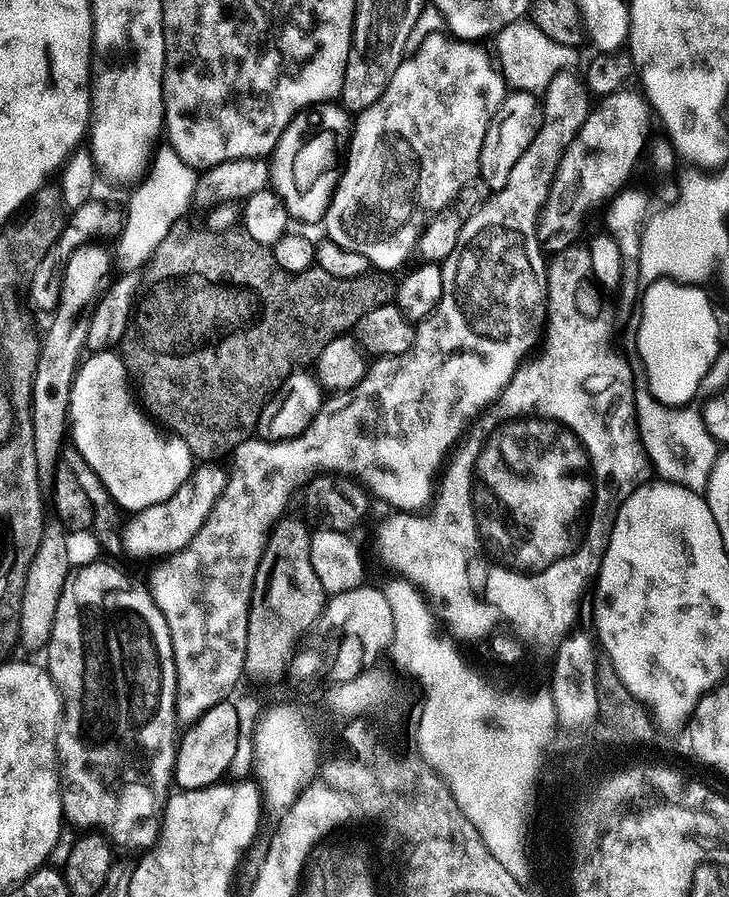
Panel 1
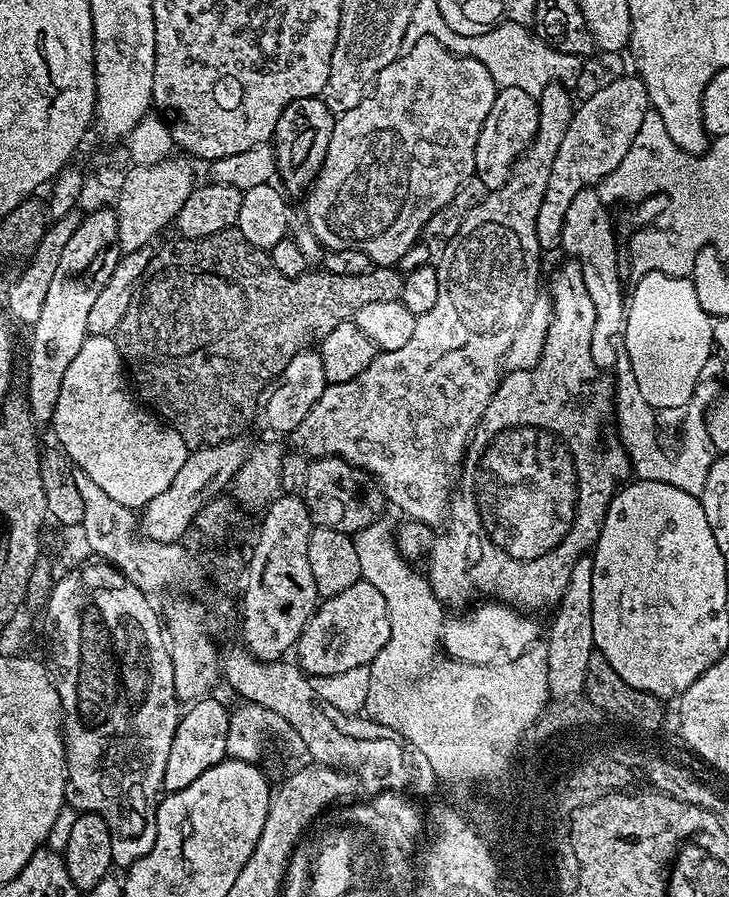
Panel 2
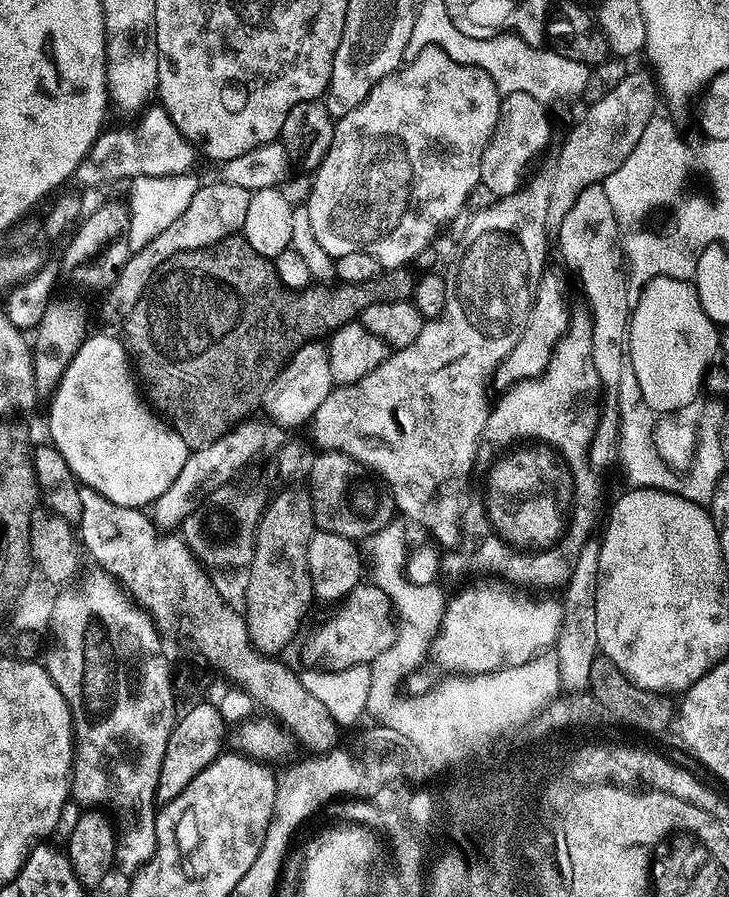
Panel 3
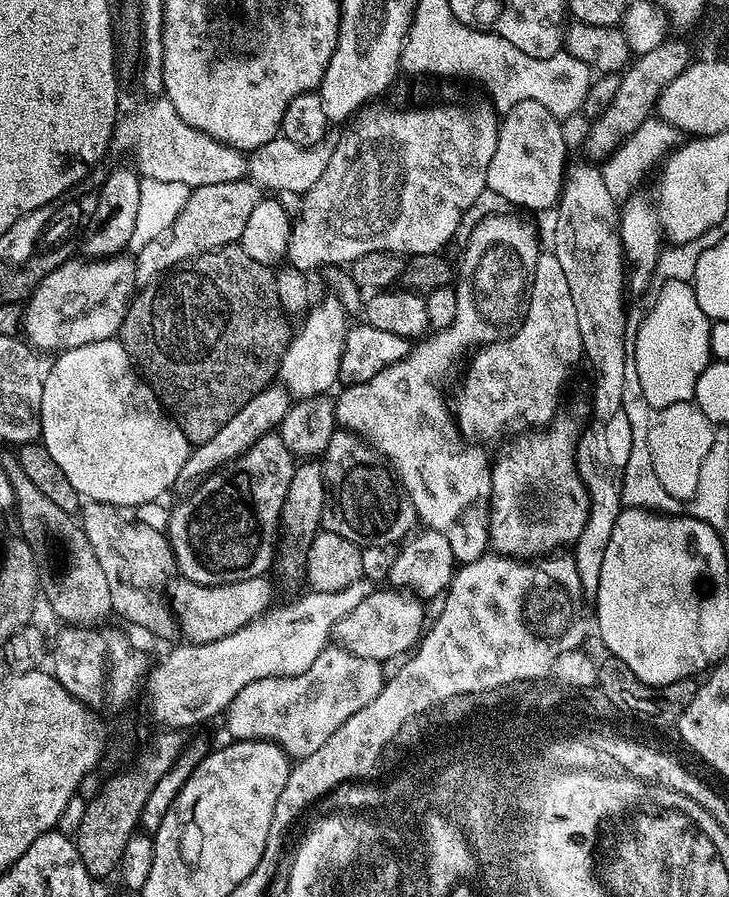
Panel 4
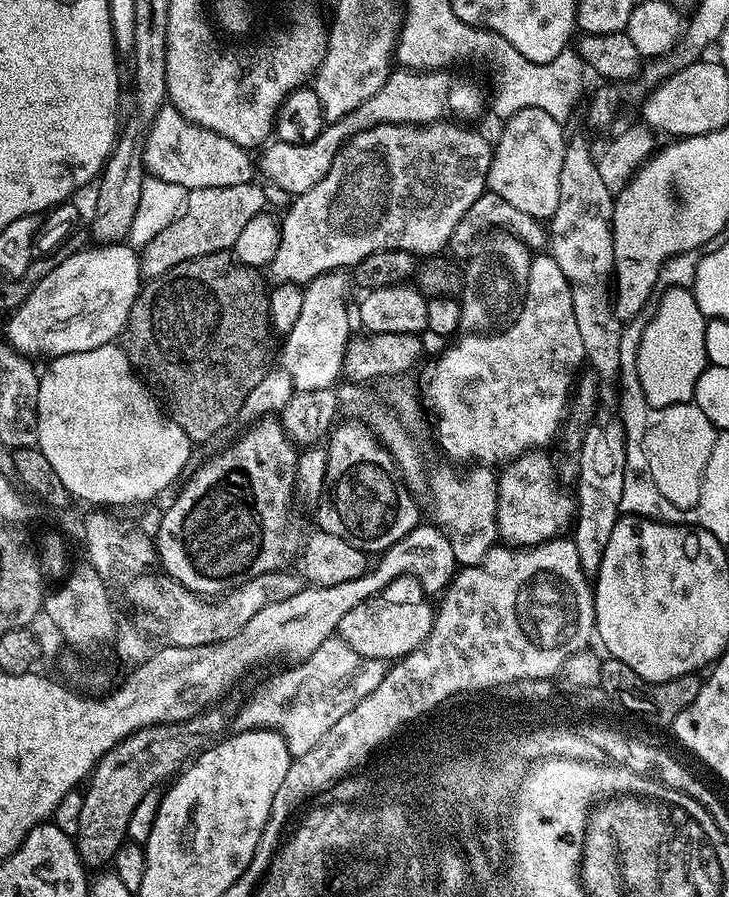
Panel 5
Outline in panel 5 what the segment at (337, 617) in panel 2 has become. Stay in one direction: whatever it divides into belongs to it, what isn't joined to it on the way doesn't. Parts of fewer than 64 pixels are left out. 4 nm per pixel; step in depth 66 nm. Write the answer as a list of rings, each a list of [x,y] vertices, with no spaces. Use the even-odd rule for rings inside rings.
[[[387,595],[372,596],[366,602],[354,606],[346,618],[342,618],[338,636],[366,658],[395,662],[423,644],[430,634],[434,619],[434,604],[427,595],[415,595],[412,599],[398,598],[390,602]]]

